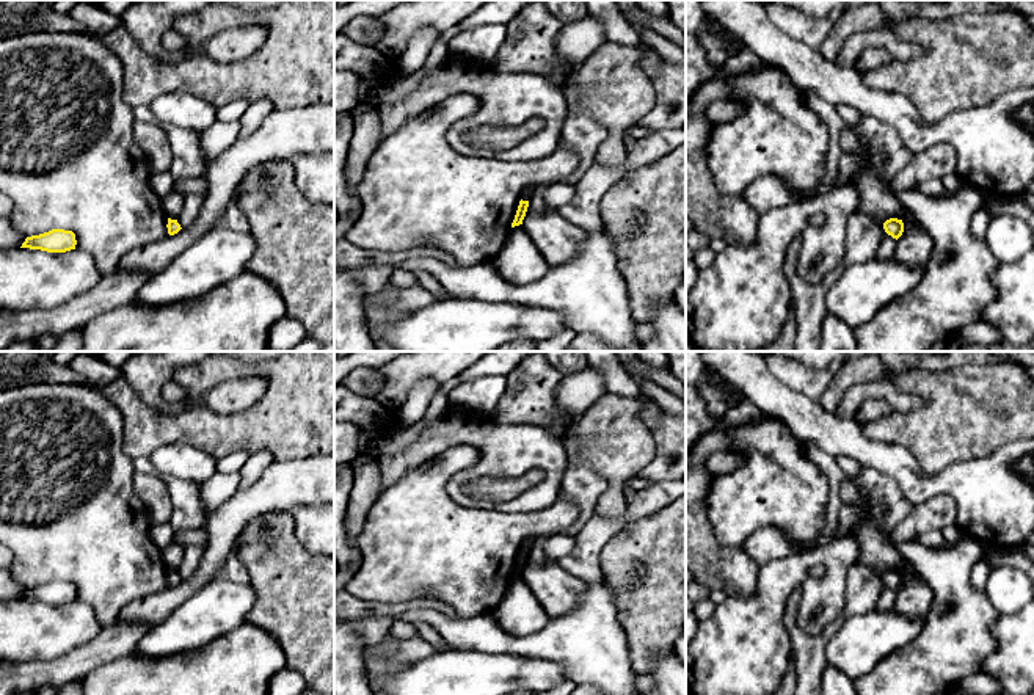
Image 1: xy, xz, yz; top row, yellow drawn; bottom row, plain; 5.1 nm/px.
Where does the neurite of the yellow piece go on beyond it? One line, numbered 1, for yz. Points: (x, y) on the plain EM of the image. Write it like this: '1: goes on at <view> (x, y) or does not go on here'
1: does not go on here

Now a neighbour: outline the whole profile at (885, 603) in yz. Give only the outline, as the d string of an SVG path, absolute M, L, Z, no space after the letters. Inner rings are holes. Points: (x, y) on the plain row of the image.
M887 585L877 599L876 609L880 612L890 612L894 609L894 601L896 601L896 590Z

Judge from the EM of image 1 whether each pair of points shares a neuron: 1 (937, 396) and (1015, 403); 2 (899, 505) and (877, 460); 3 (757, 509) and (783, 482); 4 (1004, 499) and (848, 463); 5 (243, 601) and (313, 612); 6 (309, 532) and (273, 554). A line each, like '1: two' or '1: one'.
1: one
2: two
3: one
4: two
5: two
6: two

